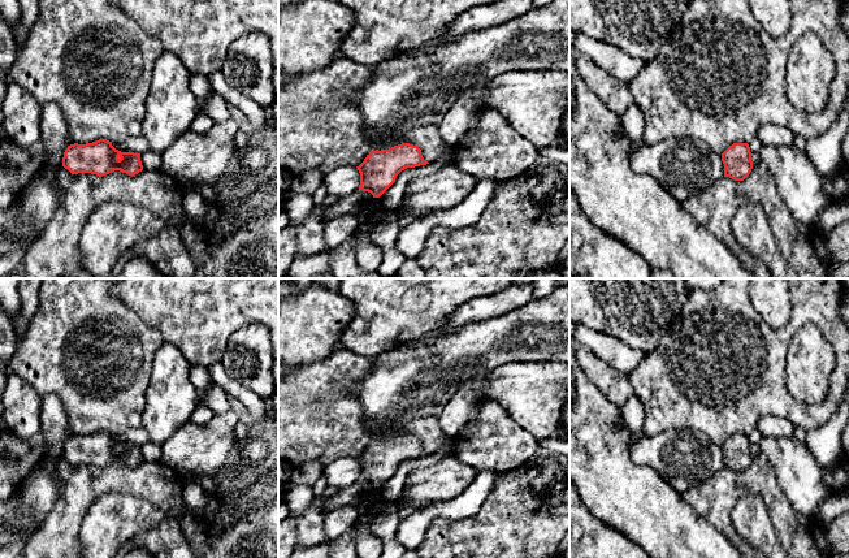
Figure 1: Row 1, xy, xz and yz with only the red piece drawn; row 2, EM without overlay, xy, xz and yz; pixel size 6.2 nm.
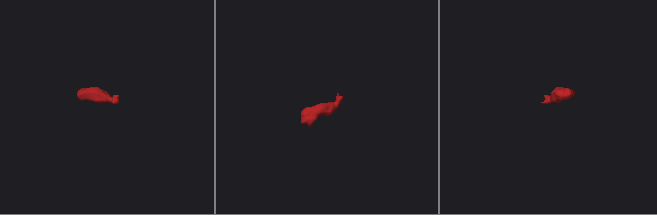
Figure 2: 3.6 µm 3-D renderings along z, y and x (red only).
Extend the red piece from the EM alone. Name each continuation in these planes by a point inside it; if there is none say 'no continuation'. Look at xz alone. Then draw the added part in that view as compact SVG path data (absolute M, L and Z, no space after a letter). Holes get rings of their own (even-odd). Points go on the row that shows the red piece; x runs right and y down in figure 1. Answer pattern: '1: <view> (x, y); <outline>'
1: xz (352, 203); M356 190L355 193L339 199L329 207L322 215L322 222L333 220L341 215L358 213L364 206L373 200L373 195L368 191Z

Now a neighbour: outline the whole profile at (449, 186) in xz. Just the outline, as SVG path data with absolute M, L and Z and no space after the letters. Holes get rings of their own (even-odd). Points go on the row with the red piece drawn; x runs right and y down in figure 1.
M450 163L436 173L410 181L406 196L395 211L425 217L433 212L443 212L460 204L476 187L478 178L458 169Z

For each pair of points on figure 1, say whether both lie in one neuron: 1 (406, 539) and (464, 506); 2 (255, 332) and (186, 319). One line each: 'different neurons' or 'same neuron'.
1: same neuron
2: different neurons

